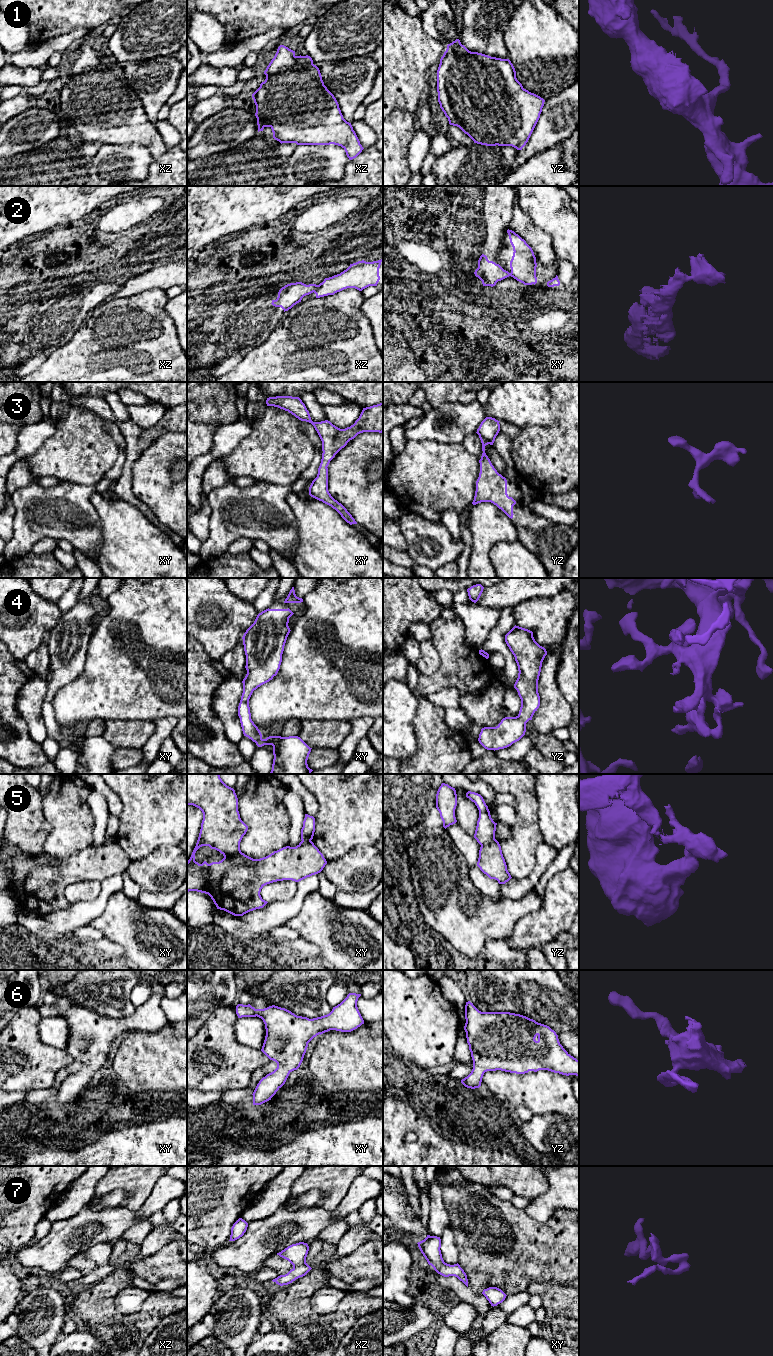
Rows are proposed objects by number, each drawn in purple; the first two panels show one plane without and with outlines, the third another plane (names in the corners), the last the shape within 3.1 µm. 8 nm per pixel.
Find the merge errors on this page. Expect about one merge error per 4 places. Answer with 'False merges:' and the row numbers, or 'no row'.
False merges: 2, 5

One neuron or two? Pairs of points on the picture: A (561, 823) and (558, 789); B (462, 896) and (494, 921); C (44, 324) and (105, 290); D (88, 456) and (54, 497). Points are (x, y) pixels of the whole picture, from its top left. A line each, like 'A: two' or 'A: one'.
A: one
B: one
C: one
D: two

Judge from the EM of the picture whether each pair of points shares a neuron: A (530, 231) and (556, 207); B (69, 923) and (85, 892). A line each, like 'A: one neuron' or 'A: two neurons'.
A: two neurons
B: one neuron

